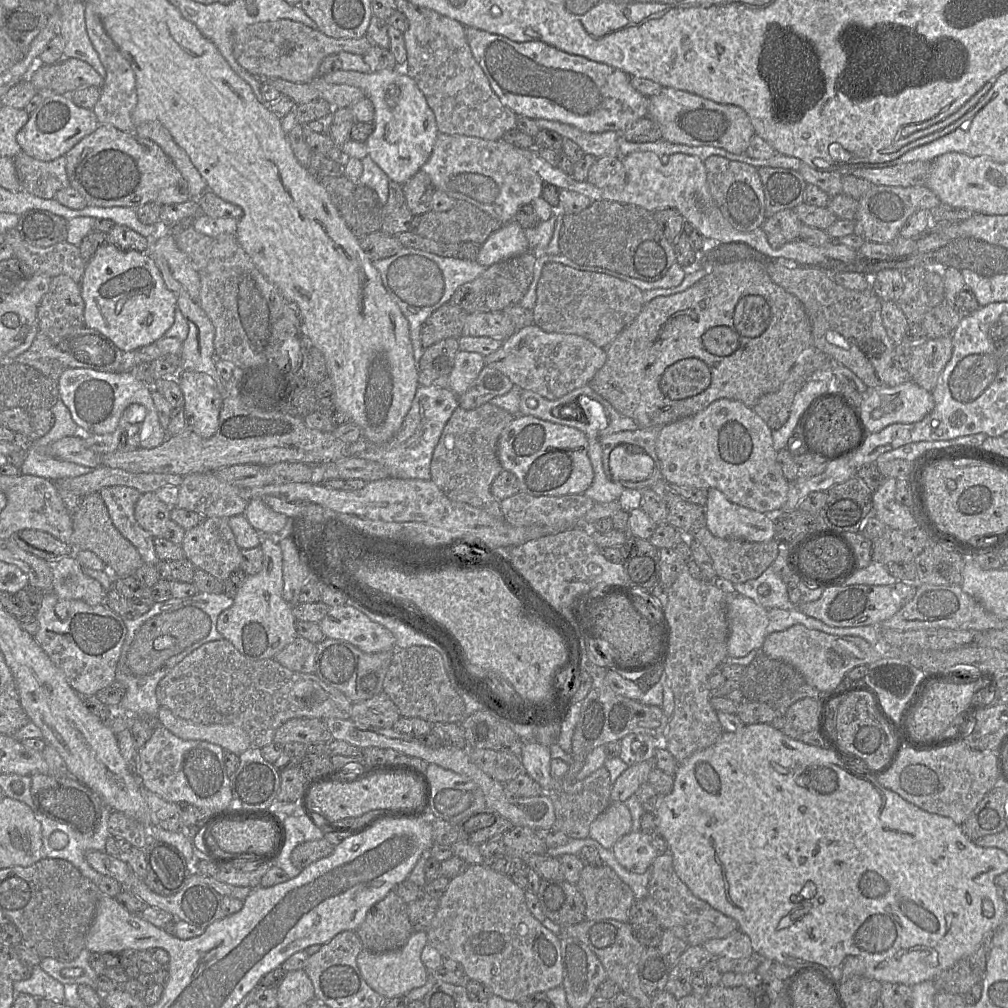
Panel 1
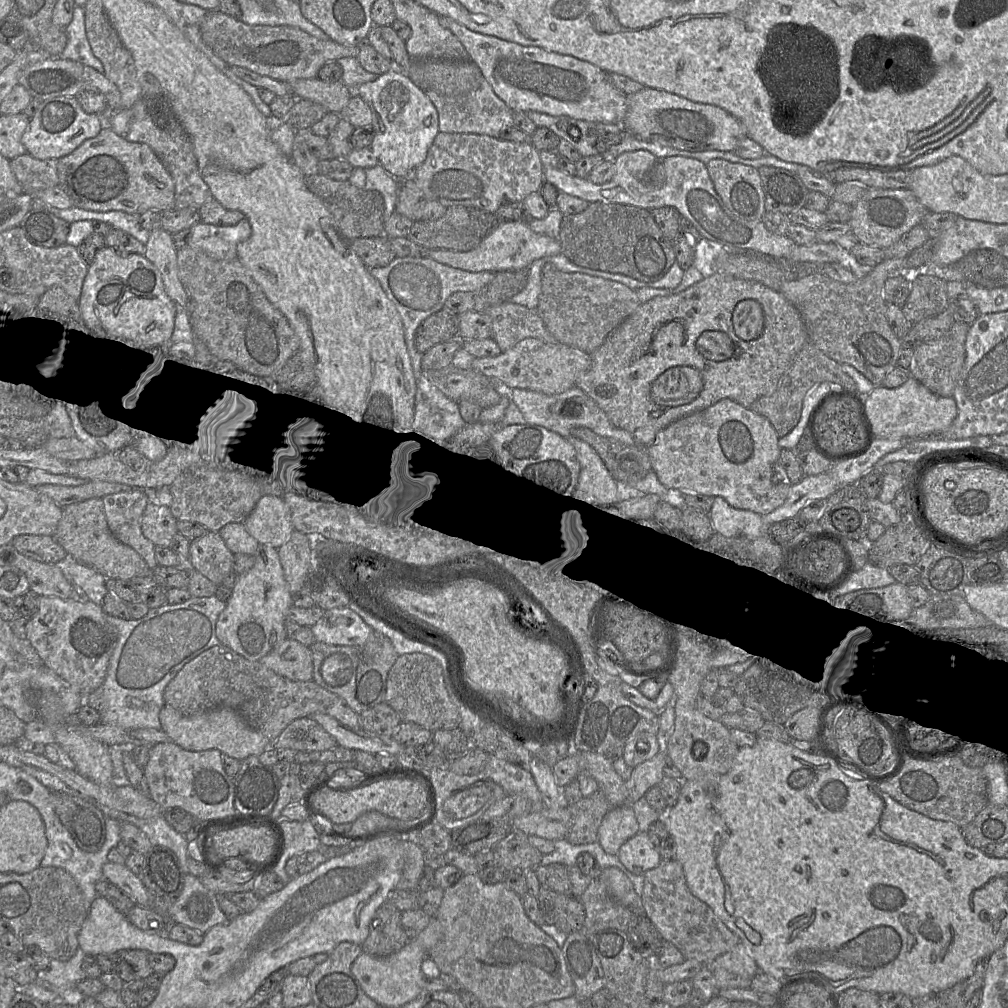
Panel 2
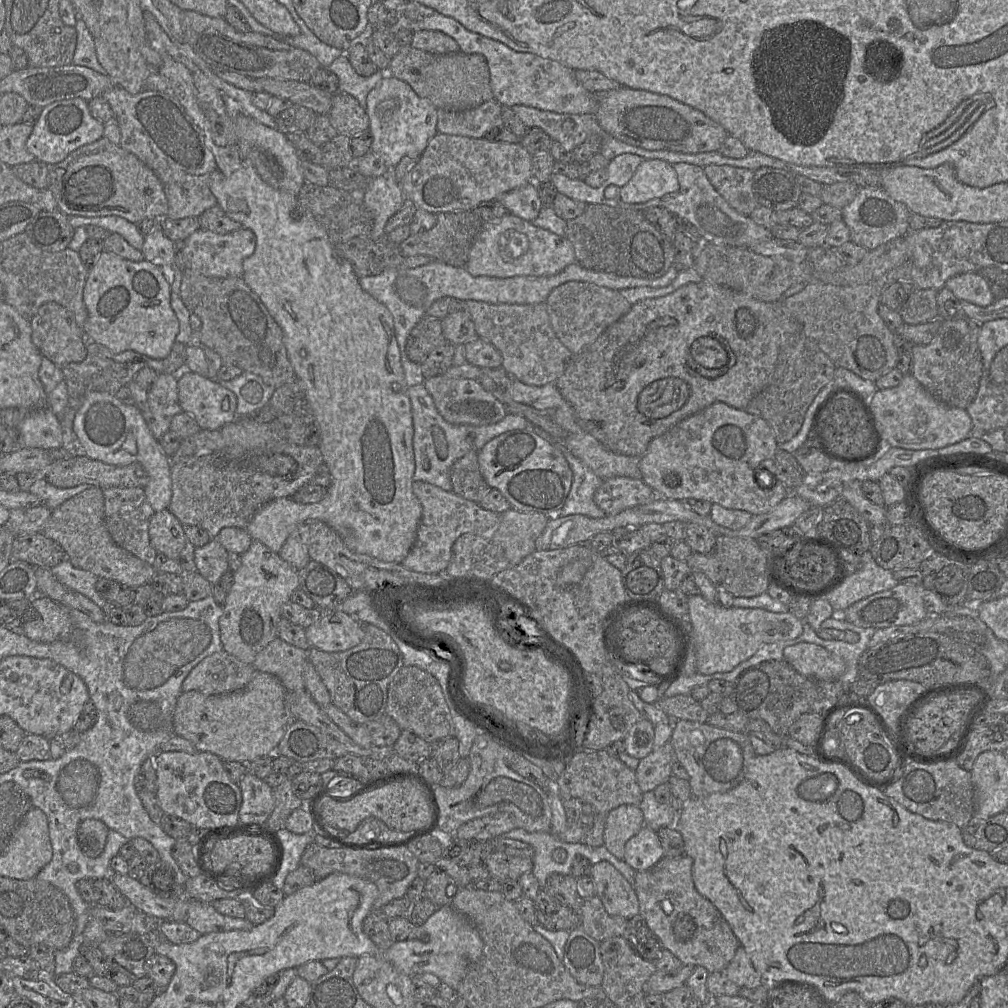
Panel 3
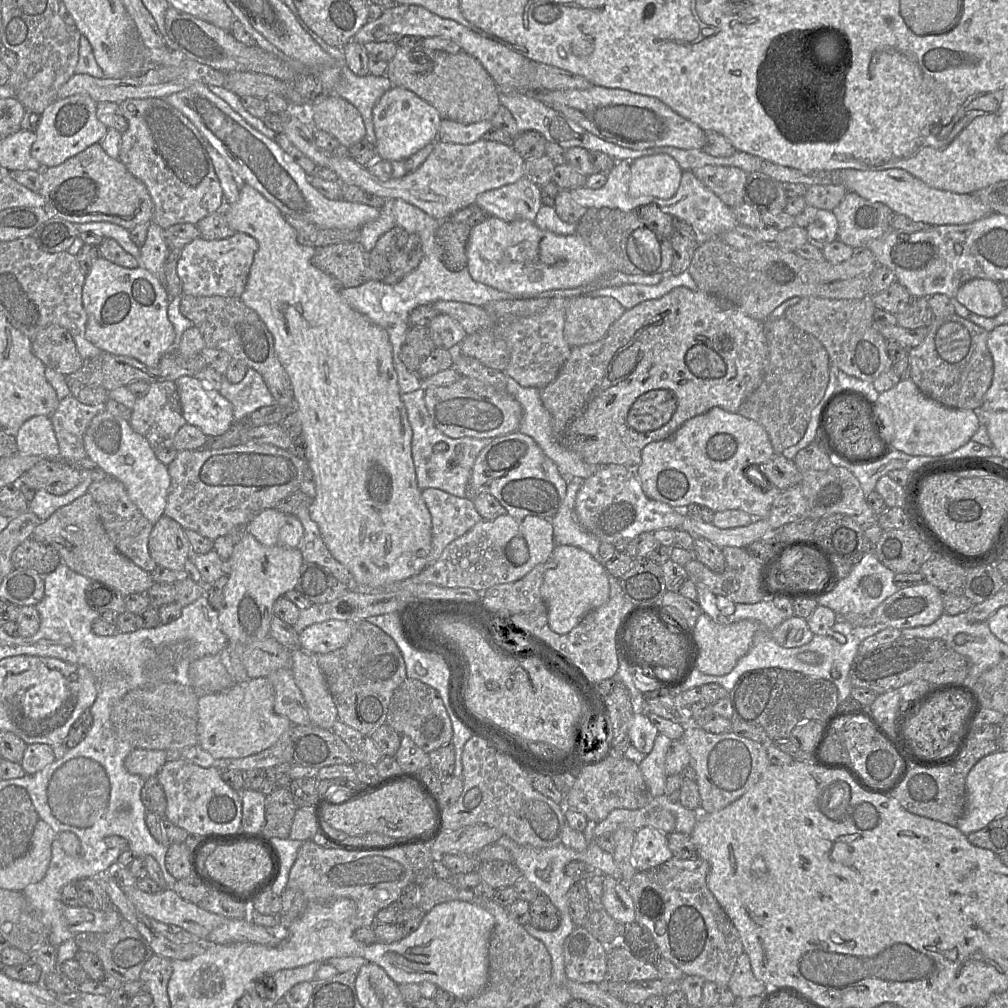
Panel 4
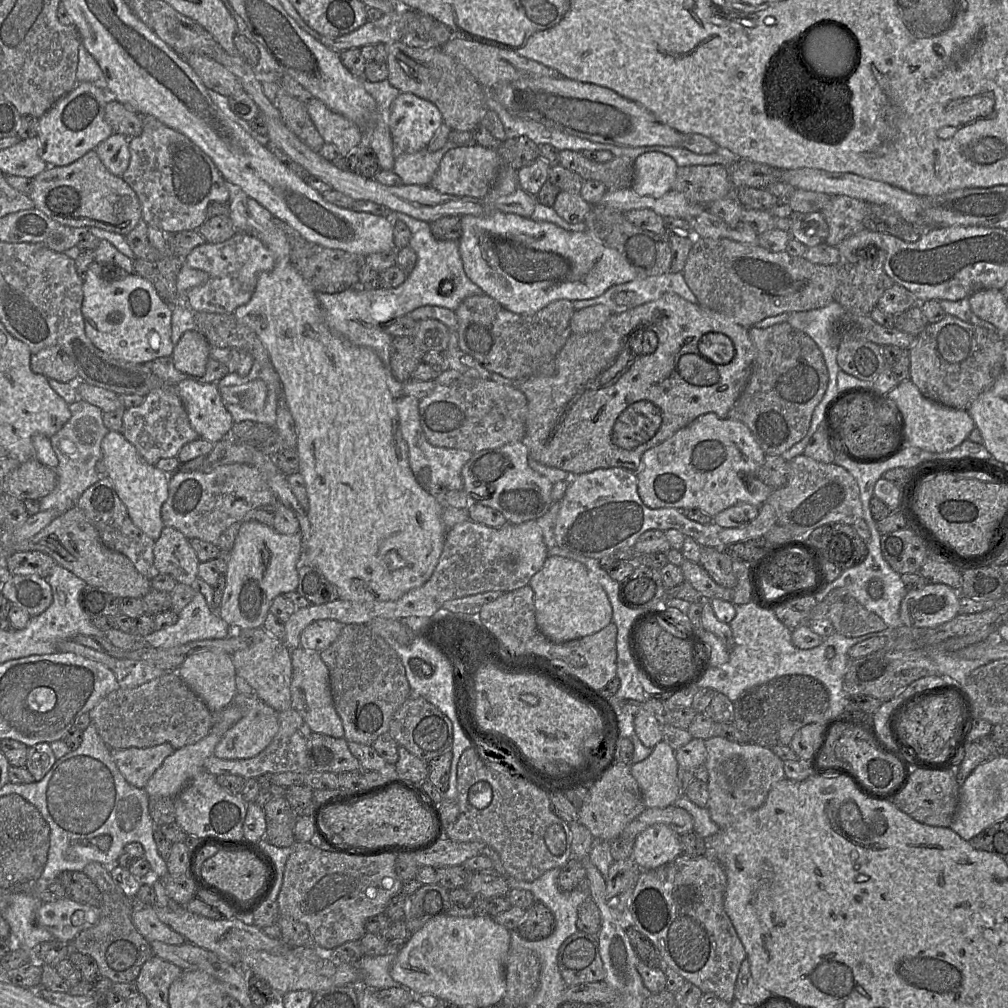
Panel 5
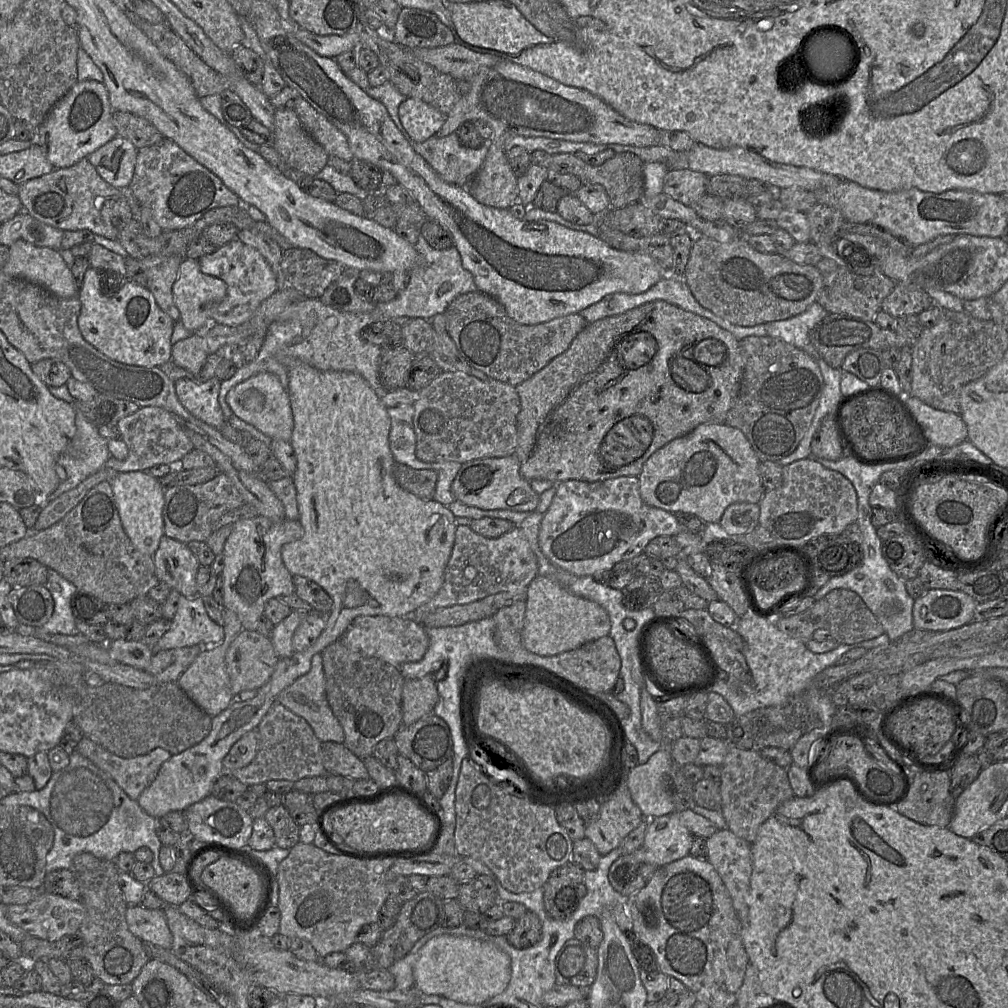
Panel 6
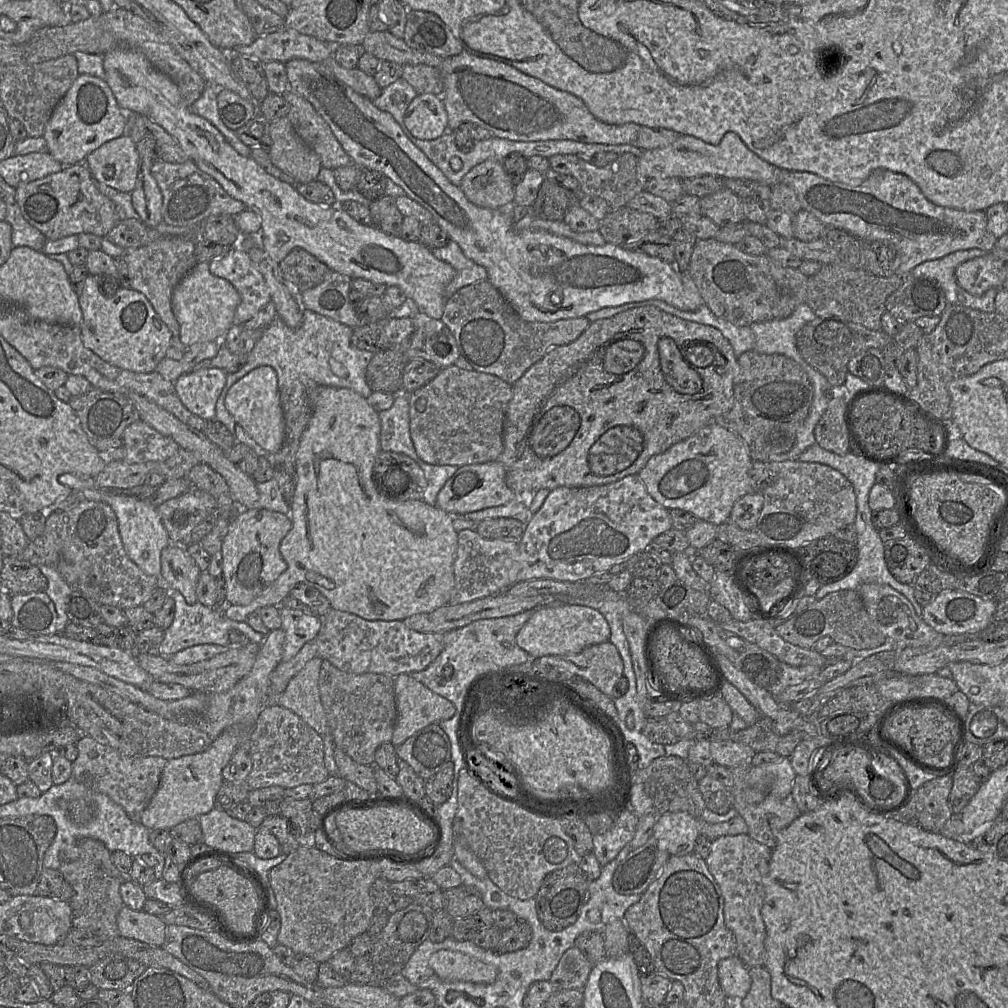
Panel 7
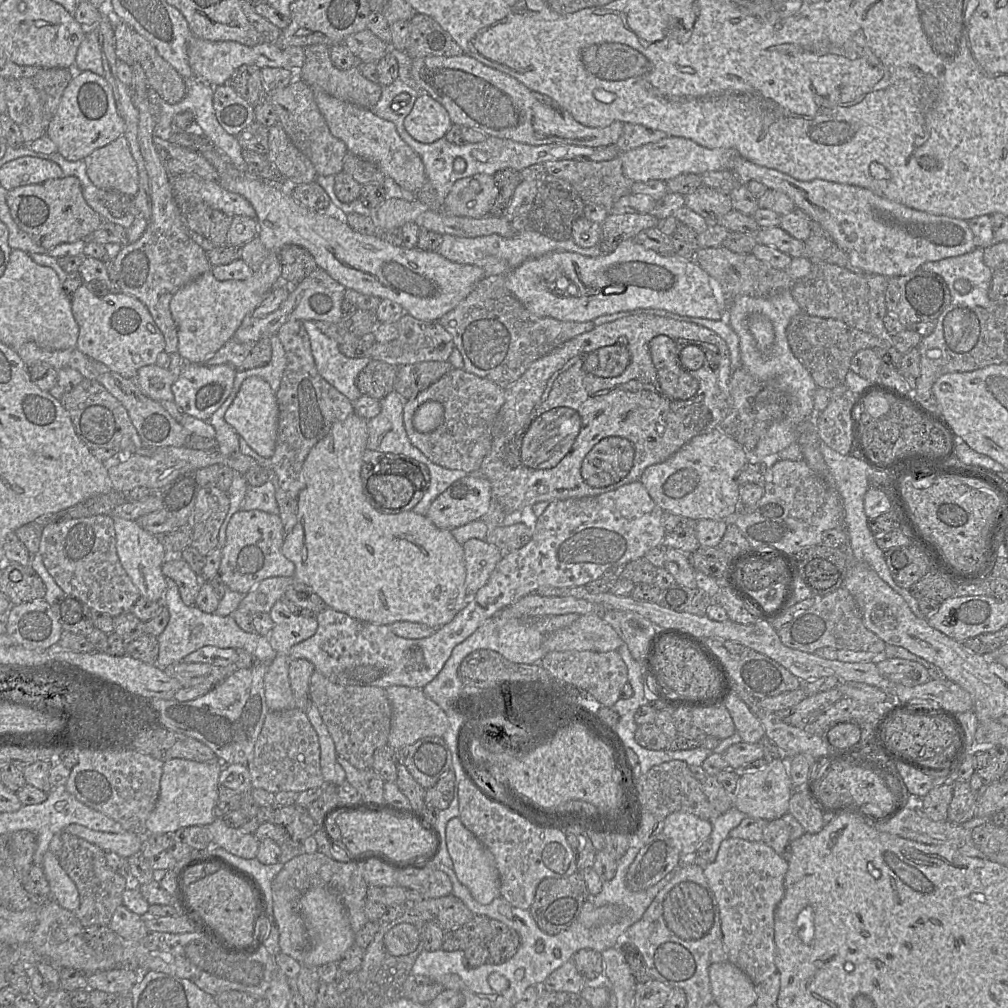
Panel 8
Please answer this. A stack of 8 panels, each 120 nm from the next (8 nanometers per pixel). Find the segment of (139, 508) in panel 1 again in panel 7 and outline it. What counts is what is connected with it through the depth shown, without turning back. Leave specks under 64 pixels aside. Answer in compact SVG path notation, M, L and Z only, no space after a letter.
M170 543L161 552L162 583L169 590L179 591L186 602L197 602L196 586L201 570L187 553L186 547Z

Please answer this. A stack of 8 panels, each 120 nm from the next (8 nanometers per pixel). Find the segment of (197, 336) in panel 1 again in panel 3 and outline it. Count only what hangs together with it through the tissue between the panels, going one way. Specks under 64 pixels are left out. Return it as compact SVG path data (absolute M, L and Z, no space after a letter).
M161 227L154 228L145 236L144 244L141 251L144 259L158 264L166 279L170 284L170 301L171 295L180 294L180 283L182 280L182 272L175 265L174 257L175 242L169 239Z

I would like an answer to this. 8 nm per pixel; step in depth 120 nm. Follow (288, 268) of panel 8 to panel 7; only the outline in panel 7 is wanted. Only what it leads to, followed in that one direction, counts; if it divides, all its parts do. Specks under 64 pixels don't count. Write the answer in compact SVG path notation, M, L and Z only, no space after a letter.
M295 248L279 263L283 278L300 292L320 284L331 270L313 255Z

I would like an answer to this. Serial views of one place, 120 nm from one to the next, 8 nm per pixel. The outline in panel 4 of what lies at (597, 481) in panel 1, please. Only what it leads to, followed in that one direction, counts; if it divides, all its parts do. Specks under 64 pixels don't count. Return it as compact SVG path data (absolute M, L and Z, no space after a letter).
M567 477L565 499L558 512L551 519L555 545L570 545L588 552L601 562L598 553L601 541L584 529L577 521L575 503L577 493L585 479Z

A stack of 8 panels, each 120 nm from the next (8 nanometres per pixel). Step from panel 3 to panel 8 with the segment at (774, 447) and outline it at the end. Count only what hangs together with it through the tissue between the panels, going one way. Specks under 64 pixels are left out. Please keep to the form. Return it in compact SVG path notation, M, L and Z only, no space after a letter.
M714 429L693 437L666 461L647 467L639 480L664 512L692 521L730 520L739 511L737 477L750 459L751 455L740 444Z

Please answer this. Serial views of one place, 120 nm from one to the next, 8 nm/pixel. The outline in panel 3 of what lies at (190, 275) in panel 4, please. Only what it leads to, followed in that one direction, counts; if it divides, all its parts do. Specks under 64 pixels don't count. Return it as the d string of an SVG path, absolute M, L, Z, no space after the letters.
M244 227L226 234L199 228L186 238L185 242L184 268L195 270L208 277L242 277L243 261L254 252L256 236L252 230Z

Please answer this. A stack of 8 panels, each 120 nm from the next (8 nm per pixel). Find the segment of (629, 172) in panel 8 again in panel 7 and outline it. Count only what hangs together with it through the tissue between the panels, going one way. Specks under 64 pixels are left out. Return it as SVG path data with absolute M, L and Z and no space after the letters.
M729 132L718 145L711 145L690 135L680 135L671 145L664 148L645 150L638 157L640 172L648 179L678 178L681 180L694 177L713 176L722 179L752 180L758 184L775 186L781 184L778 168L764 161L749 150L740 137Z

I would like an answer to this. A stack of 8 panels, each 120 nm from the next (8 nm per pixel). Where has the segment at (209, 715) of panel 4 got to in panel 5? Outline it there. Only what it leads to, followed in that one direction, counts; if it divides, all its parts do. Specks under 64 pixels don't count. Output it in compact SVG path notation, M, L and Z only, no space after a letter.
M236 693L230 705L246 708L246 714L221 738L213 755L224 760L248 759L264 750L279 730L279 712L260 700L255 693Z

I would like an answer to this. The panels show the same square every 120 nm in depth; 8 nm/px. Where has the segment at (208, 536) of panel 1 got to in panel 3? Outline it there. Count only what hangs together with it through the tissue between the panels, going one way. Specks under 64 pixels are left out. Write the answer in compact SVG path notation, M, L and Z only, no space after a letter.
M212 538L207 544L196 547L194 559L197 571L208 582L215 584L224 574L229 571L229 552L216 539Z

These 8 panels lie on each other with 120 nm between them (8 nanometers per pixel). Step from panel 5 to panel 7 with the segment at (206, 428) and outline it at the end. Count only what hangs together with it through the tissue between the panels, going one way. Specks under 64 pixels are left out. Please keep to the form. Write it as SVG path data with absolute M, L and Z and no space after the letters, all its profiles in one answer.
M205 368L181 375L174 383L182 404L206 421L215 420L216 402L225 386L227 373Z

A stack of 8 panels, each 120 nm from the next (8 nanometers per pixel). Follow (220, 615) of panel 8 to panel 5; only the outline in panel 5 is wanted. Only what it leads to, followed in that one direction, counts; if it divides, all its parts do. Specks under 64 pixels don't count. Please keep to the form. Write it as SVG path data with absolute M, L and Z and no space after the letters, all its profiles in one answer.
M197 592L191 602L178 613L178 620L174 625L139 639L155 648L172 648L192 641L223 639L231 634L229 624Z

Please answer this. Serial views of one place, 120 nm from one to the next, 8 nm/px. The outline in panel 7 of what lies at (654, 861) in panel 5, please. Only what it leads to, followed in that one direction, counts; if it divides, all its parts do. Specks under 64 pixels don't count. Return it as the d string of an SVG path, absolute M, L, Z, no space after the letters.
M686 812L658 816L653 831L660 847L670 856L693 854L699 835L699 820Z

